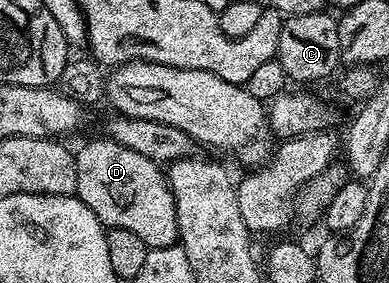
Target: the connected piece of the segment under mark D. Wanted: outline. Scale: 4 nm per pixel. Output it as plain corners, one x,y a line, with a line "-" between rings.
100,137
74,152
77,169
75,195
103,222
104,228
129,229
137,233
150,248
173,246
179,238
175,202
166,174
160,164
117,145
112,139

